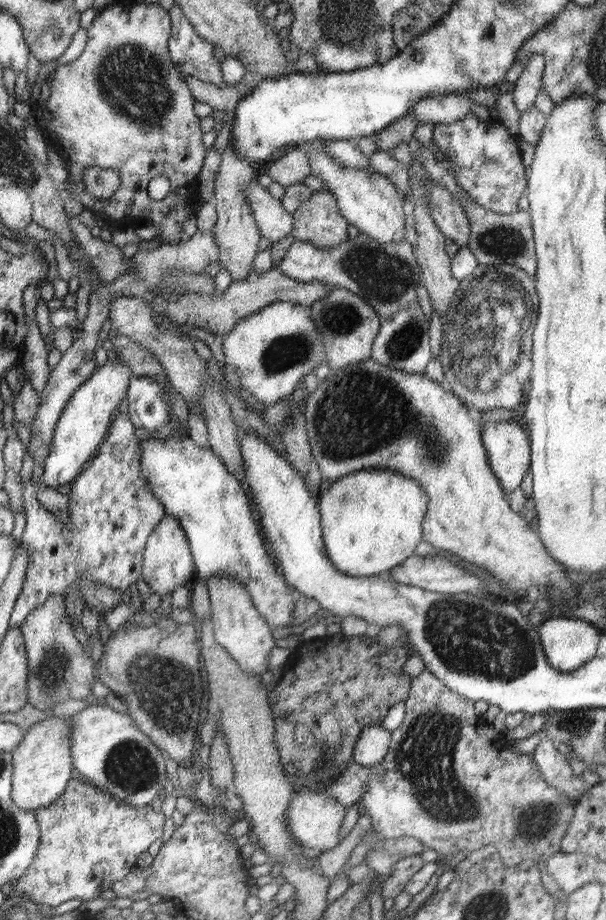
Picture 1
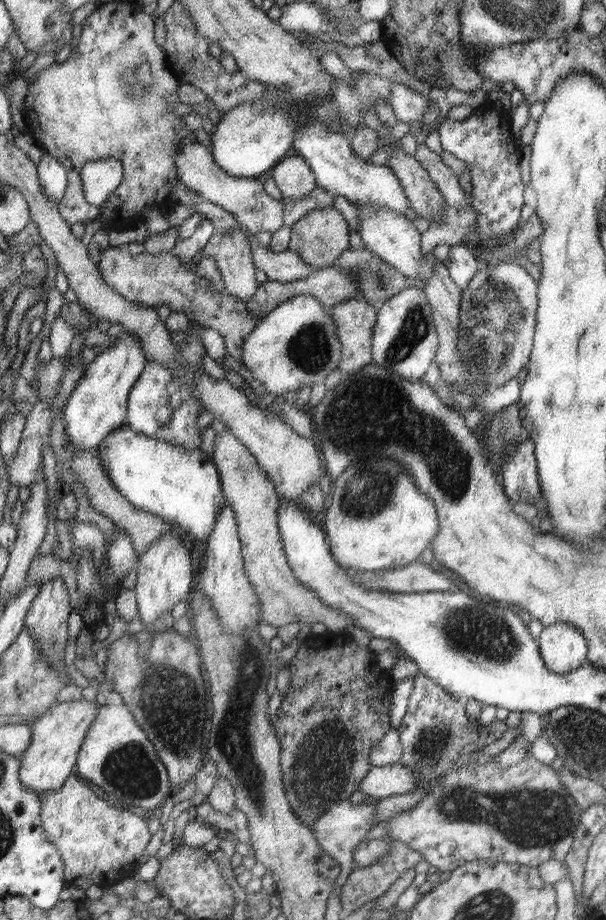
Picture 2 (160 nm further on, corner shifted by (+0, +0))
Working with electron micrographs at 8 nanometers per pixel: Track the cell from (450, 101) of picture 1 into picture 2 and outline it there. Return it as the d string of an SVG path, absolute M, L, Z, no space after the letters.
M406 80L399 82L391 82L392 96L390 96L389 103L394 109L394 115L398 122L420 122L423 120L426 112L429 111L428 101L430 98L425 98L422 94L411 90Z

